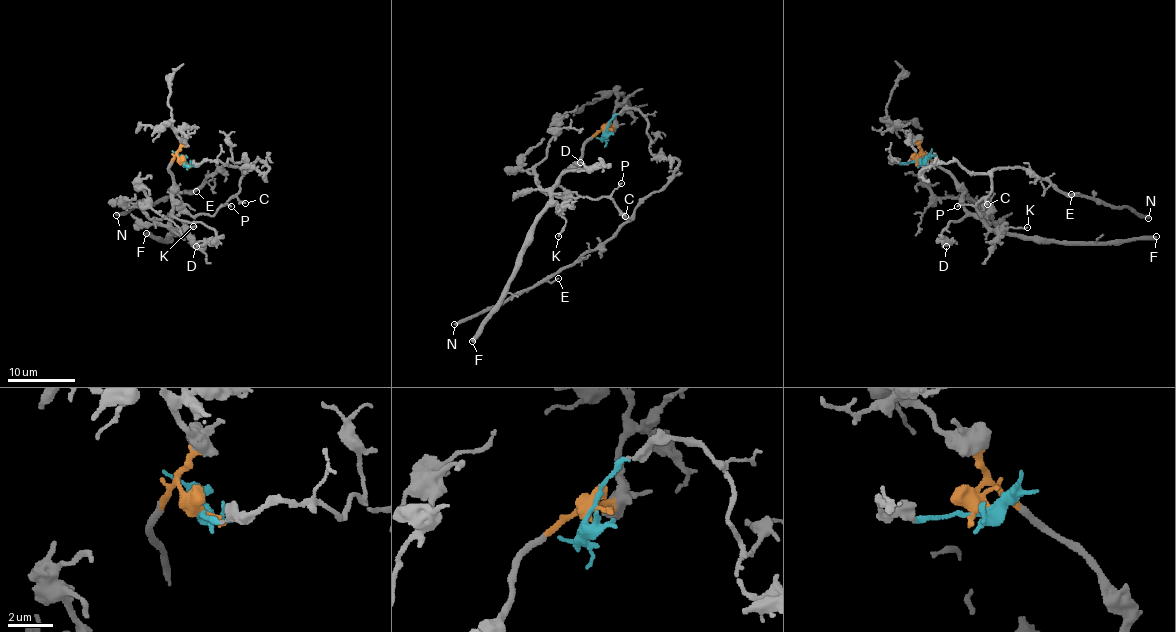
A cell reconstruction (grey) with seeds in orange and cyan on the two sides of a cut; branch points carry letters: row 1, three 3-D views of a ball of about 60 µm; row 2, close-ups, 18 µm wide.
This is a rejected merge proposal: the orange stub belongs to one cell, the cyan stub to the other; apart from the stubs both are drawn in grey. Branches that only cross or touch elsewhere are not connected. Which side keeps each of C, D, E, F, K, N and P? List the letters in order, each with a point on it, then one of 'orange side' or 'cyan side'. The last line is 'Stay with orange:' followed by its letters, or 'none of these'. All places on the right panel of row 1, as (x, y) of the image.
C: at (987, 204); cyan side
D: at (946, 246); orange side
E: at (1071, 194); cyan side
F: at (1156, 236); orange side
K: at (1027, 227); orange side
N: at (1148, 218); cyan side
P: at (957, 206); cyan side
Stay with orange: D, F, K

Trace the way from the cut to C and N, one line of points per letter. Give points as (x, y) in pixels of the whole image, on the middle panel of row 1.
C: (605, 130), (615, 115), (636, 108), (655, 157), (678, 161), (635, 214), (624, 218), (621, 211), (626, 217)
N: (605, 130), (615, 115), (636, 108), (655, 157), (679, 164), (603, 242), (454, 324)

